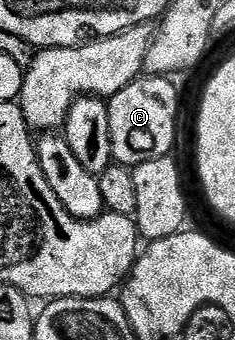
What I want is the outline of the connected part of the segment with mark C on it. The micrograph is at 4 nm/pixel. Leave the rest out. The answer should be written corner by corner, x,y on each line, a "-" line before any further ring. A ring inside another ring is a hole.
145,74
130,82
123,90
108,97
107,125
110,128
113,159
118,165
136,166
143,162
151,162
155,158
163,158
174,151
173,143
177,140
177,88
171,81
172,79
164,76

